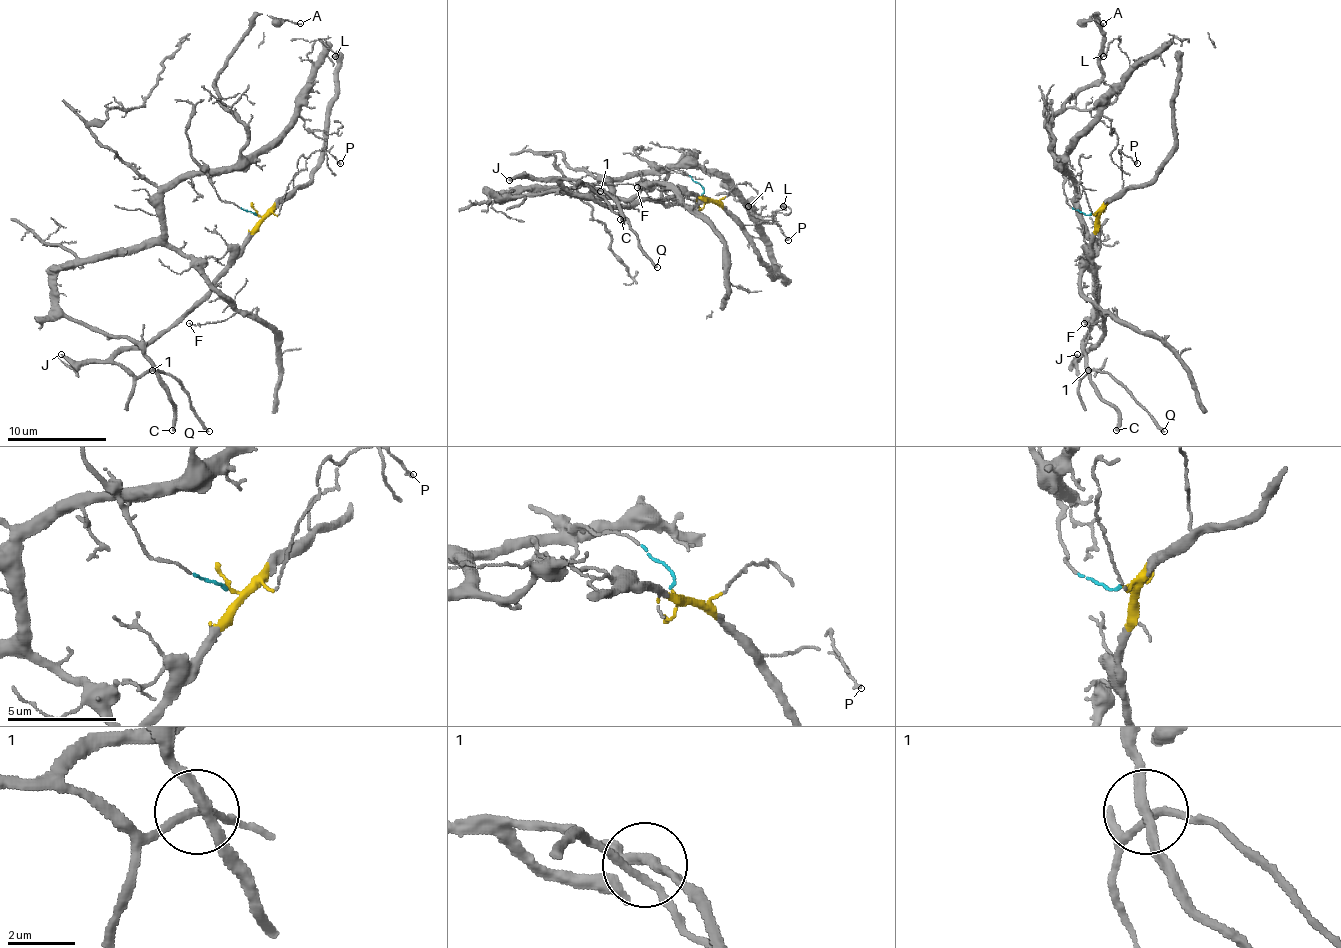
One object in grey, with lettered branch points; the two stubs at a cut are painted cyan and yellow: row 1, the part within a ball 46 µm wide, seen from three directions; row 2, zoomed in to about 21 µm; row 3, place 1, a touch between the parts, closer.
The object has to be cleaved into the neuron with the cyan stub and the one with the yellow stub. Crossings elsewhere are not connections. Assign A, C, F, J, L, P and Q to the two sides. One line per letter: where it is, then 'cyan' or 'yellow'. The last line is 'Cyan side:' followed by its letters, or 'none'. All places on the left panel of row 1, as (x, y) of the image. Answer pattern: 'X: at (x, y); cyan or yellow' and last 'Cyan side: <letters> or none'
A: at (300, 23); cyan
C: at (172, 430); cyan
F: at (189, 323); cyan
J: at (61, 354); yellow
L: at (335, 56); cyan
P: at (340, 163); yellow
Q: at (209, 431); yellow
Cyan side: A, C, F, L

